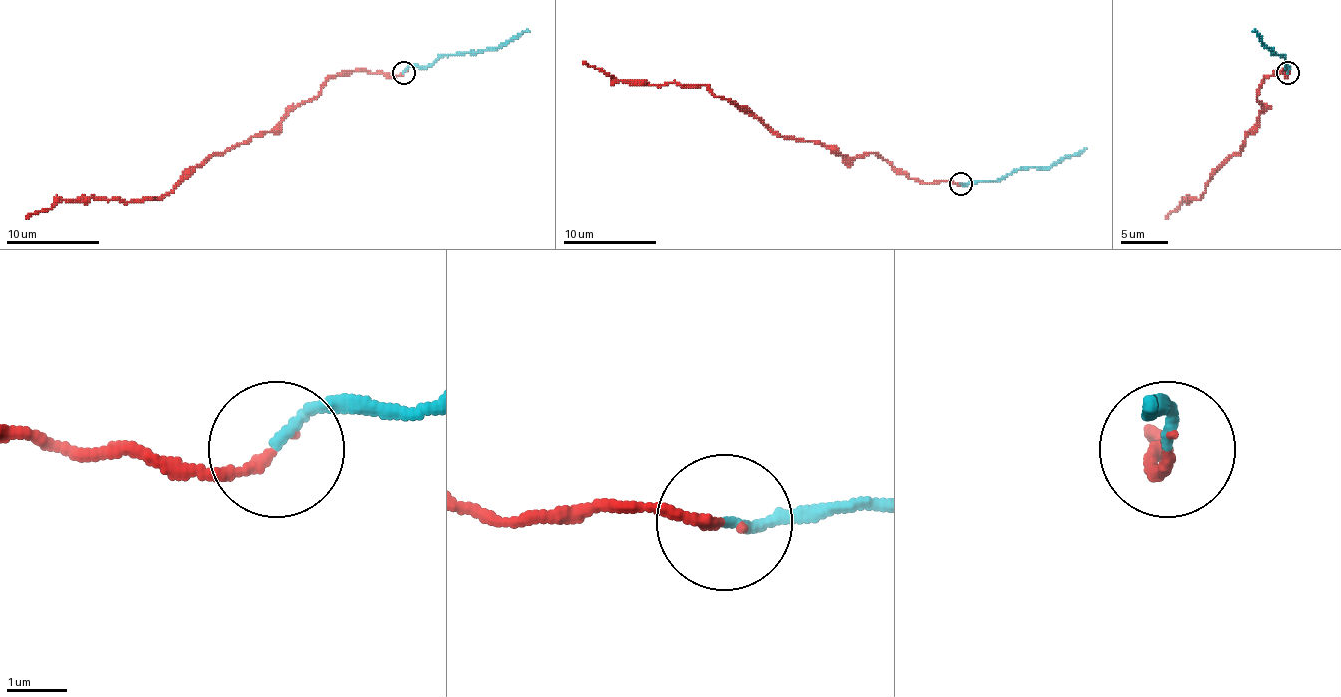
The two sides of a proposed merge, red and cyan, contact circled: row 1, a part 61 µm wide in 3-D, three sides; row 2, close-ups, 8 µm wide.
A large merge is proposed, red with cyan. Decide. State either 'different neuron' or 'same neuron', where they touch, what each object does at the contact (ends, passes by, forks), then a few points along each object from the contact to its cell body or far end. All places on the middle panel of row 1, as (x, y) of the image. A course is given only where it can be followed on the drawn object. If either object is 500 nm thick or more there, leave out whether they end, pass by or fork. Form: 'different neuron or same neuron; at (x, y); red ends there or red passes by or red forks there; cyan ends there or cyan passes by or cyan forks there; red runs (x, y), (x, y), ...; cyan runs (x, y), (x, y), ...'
same neuron; at (960, 184); red ends there; cyan ends there; red runs (960, 183), (925, 183), (873, 153), (836, 155), (826, 146), (773, 134), (705, 85), (635, 85), (583, 61); cyan runs (960, 183), (988, 181), (1030, 167), (1051, 167), (1086, 148)

